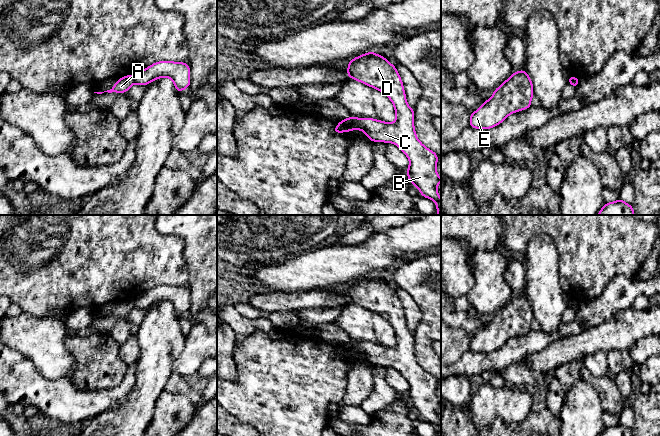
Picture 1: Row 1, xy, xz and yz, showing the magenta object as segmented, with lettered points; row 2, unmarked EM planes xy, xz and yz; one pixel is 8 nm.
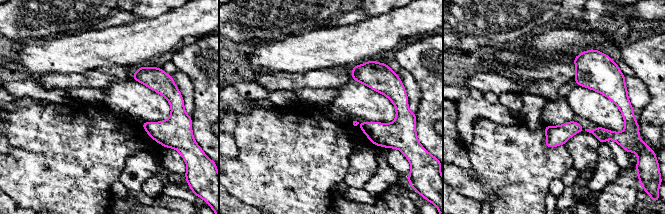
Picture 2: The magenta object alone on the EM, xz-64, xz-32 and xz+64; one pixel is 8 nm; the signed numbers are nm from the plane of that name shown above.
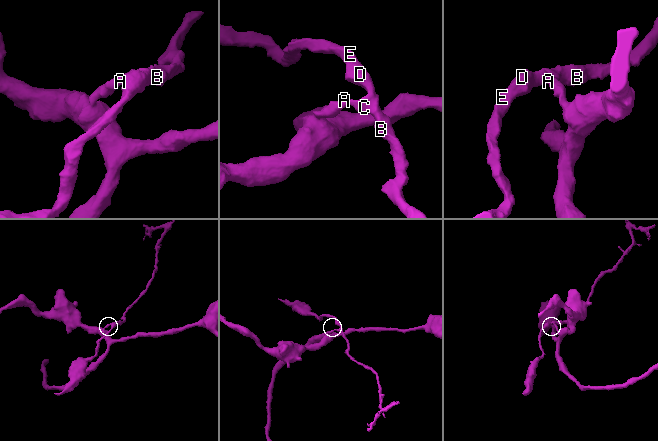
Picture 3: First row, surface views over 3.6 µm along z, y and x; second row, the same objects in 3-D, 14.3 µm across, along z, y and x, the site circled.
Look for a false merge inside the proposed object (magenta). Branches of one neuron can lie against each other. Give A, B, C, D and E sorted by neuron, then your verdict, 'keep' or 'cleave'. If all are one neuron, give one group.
groups A / B C D E; cleave

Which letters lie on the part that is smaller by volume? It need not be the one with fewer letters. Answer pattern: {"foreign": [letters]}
{"foreign": ["B", "C", "D", "E"]}

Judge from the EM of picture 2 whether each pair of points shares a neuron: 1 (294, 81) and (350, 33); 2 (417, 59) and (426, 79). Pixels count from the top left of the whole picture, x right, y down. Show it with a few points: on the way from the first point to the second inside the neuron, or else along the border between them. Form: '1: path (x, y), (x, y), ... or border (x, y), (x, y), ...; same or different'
1: border (319, 69), (302, 73), (280, 72); different
2: path (422, 64), (426, 74); same

